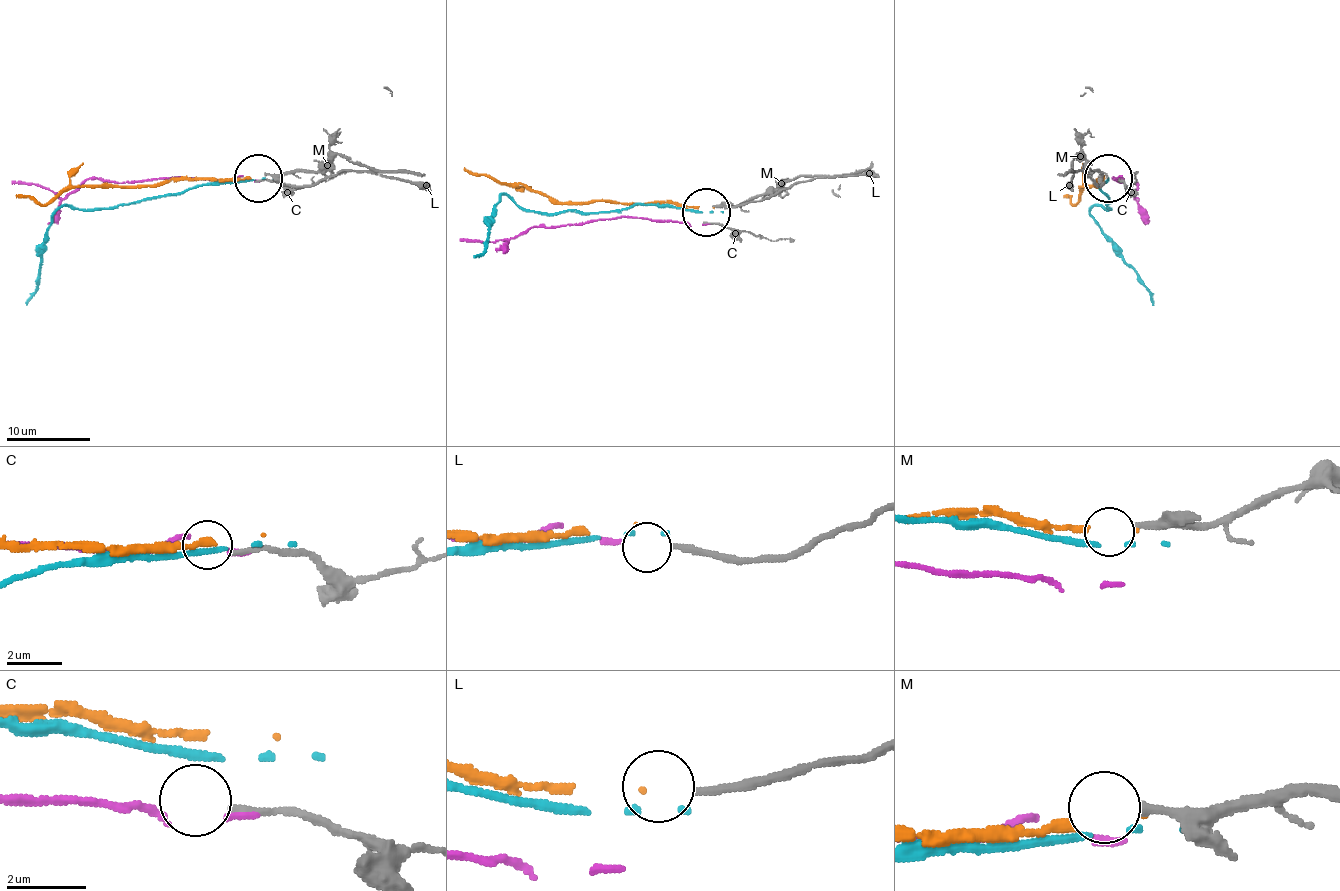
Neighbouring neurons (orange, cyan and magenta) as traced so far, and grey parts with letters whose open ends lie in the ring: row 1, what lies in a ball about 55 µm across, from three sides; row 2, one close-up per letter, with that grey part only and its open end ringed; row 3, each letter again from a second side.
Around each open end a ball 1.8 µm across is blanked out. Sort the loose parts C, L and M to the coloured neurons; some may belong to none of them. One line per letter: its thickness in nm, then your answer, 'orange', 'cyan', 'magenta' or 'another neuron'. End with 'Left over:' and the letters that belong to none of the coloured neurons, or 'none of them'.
C: 170 nm | another neuron
L: 220 nm | another neuron
M: 240 nm | another neuron
Left over: C, L, M

